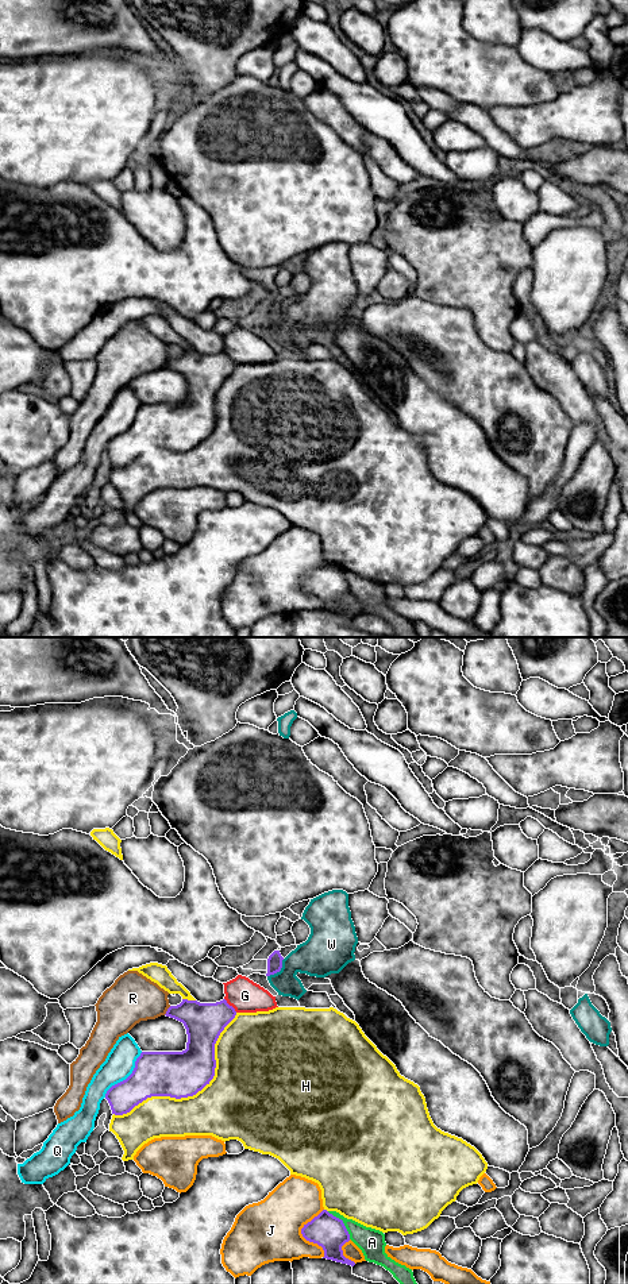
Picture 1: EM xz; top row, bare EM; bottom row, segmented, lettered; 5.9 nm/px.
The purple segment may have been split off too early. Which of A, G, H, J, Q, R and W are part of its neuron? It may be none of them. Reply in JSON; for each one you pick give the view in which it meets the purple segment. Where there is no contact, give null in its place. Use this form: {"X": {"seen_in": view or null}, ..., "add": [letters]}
{"add": []}

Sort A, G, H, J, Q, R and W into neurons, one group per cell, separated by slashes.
A / G / H / J / Q / R / W

